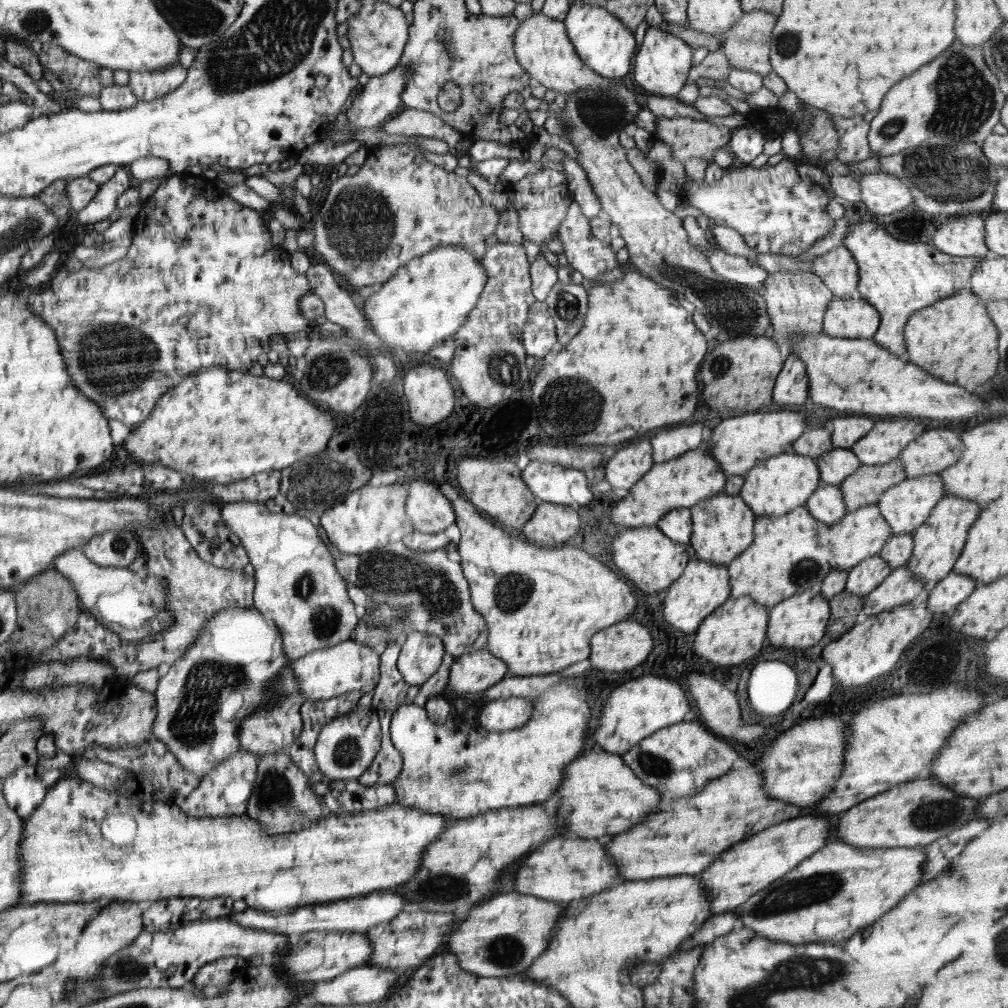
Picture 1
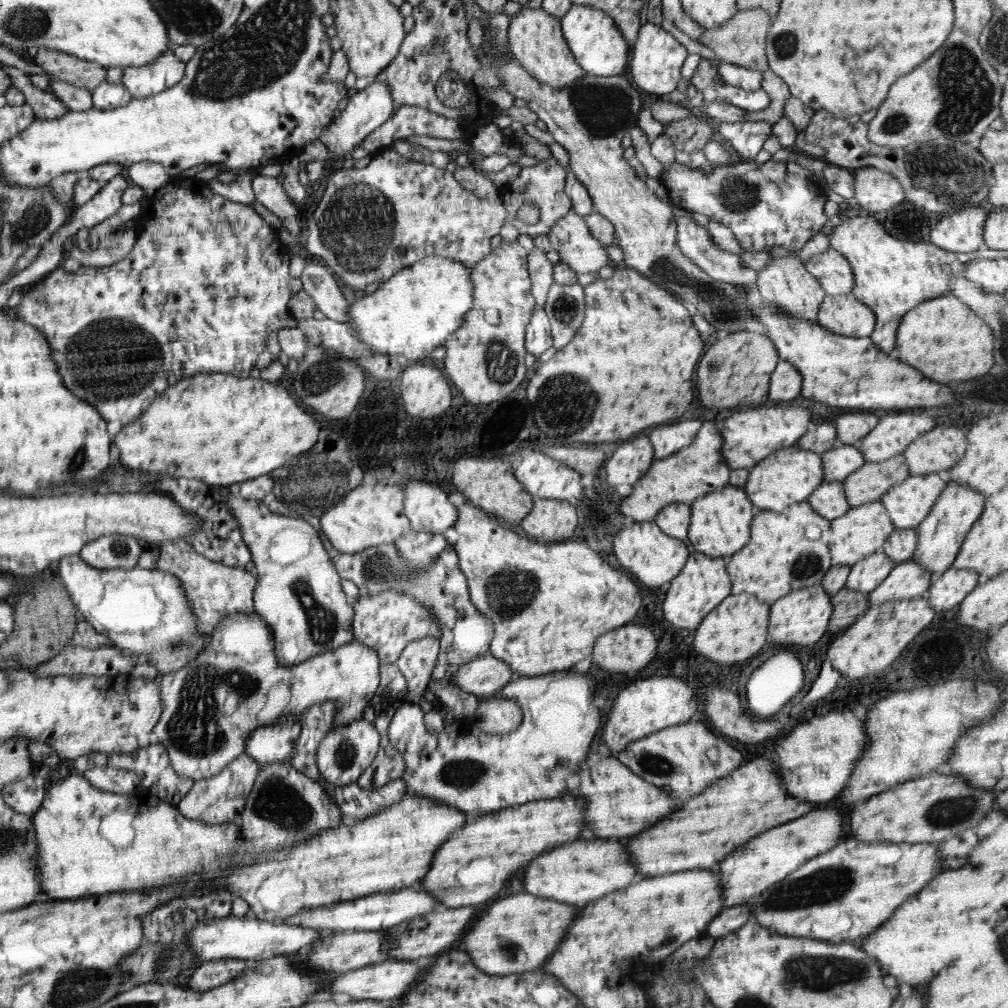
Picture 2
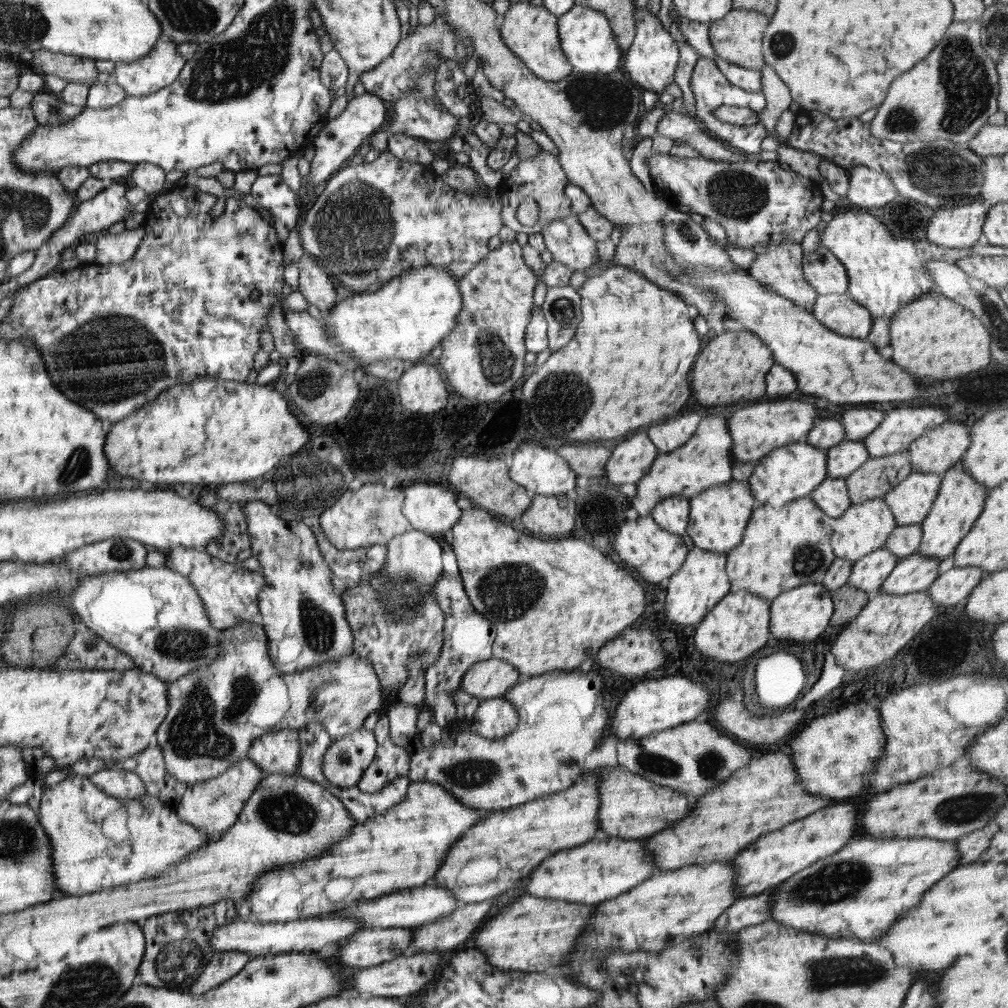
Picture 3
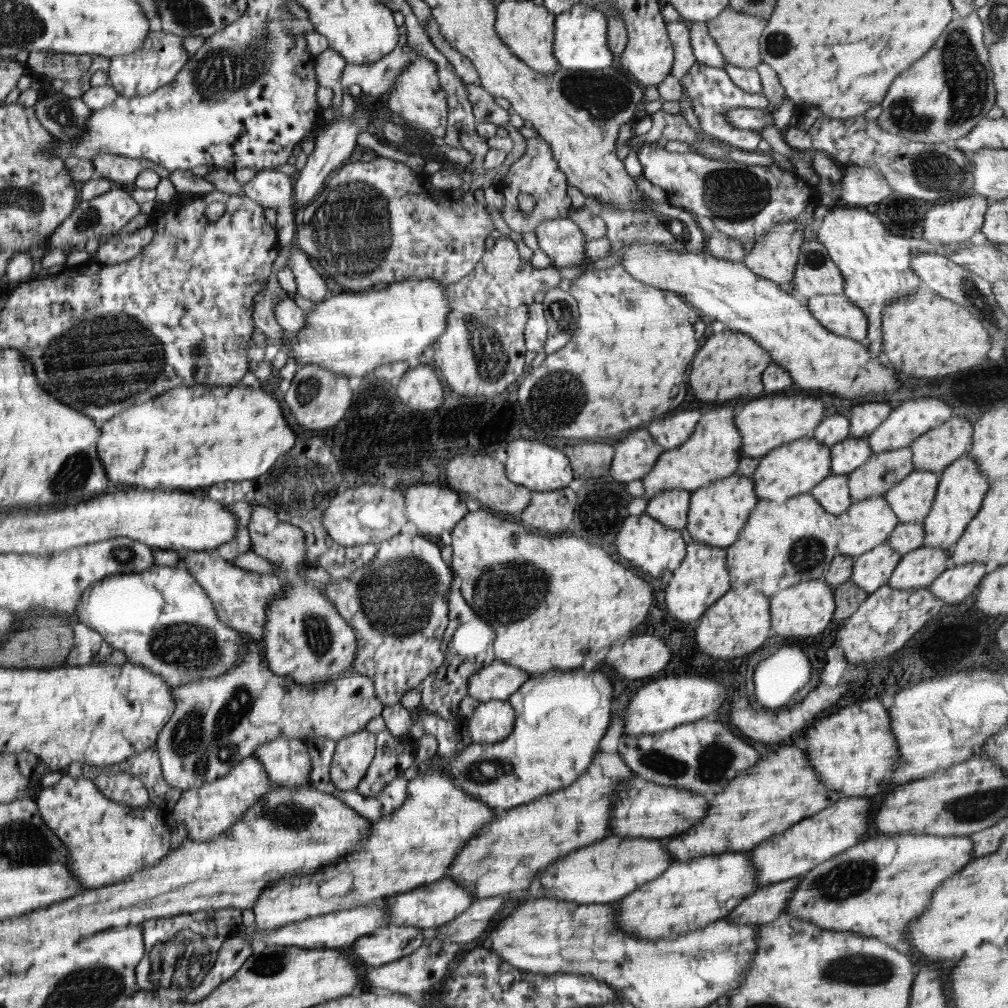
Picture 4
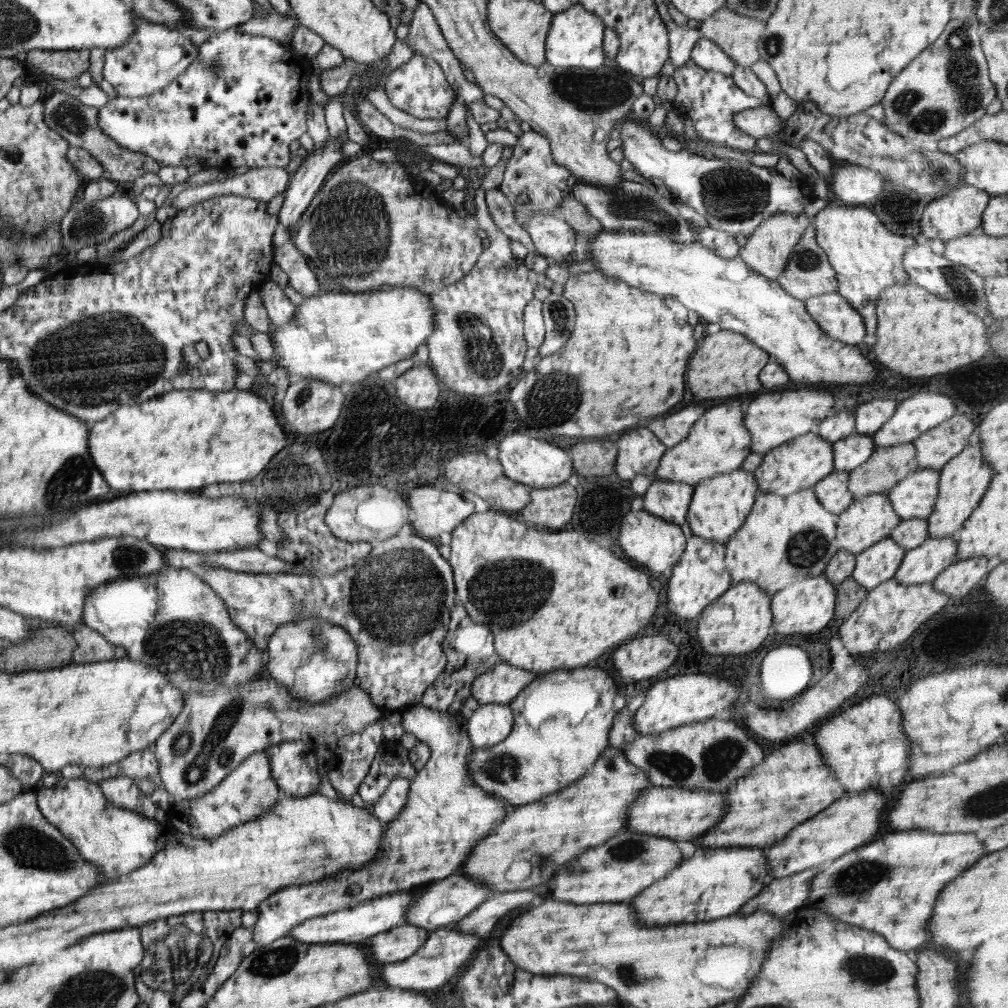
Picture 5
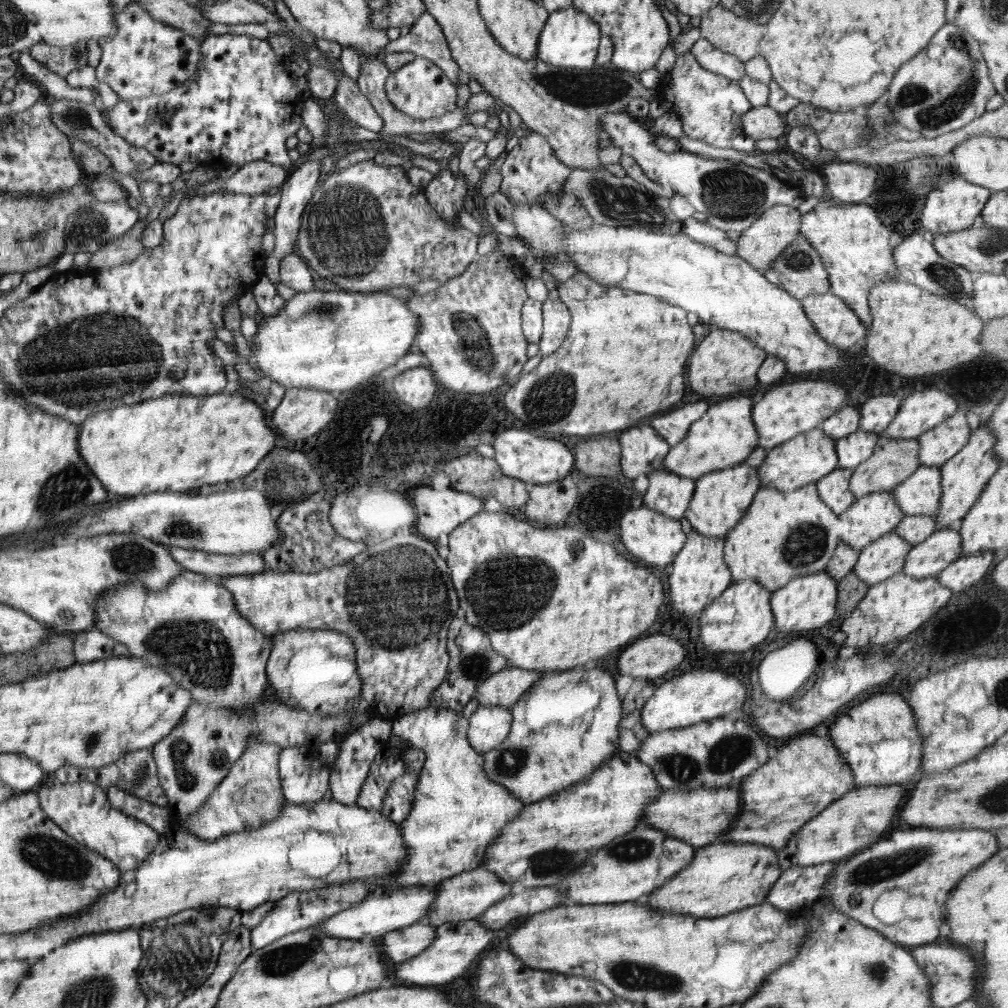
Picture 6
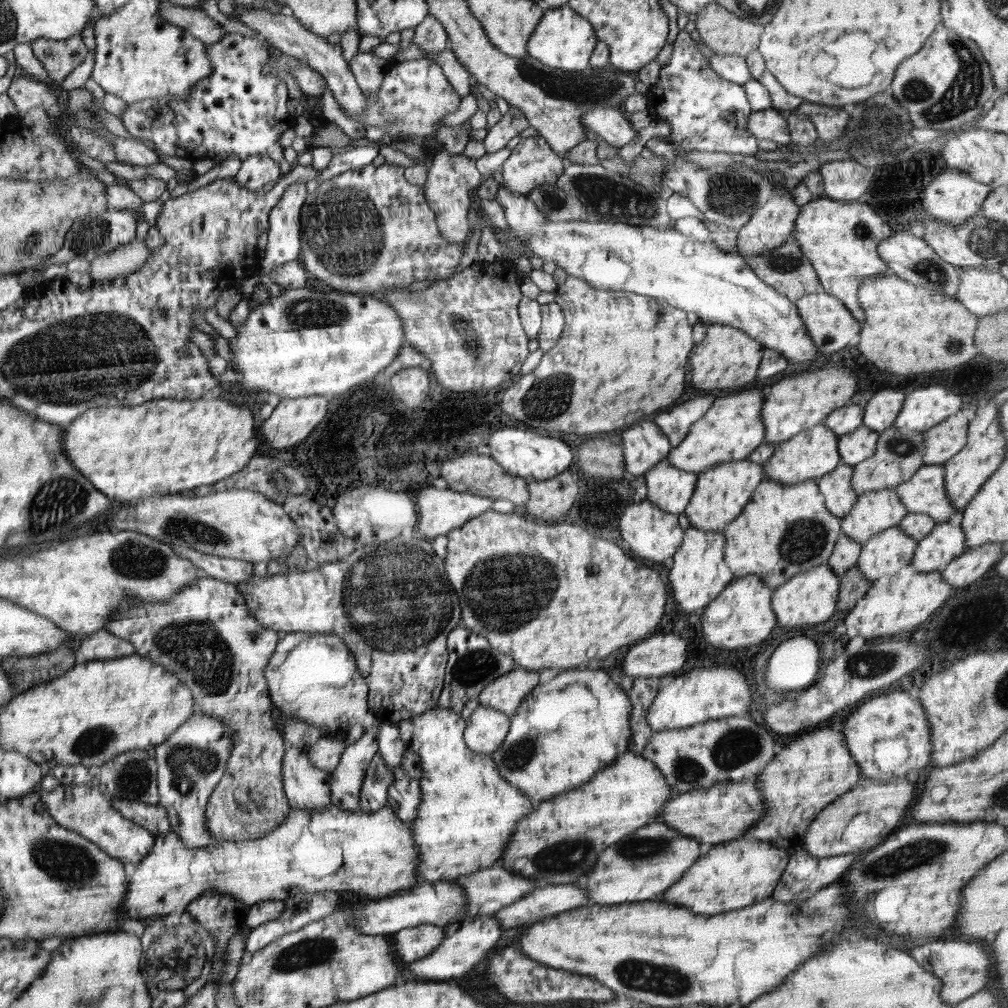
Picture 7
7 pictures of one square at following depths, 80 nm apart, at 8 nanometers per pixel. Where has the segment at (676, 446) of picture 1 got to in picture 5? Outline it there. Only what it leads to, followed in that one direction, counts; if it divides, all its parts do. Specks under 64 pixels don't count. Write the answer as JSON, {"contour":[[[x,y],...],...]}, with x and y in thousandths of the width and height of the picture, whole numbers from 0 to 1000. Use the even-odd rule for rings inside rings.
{"contour":[[[683,403],[661,415],[656,413],[653,417],[645,419],[643,426],[661,444],[668,444],[683,434],[687,423],[697,413],[696,409],[698,405],[694,403]]]}

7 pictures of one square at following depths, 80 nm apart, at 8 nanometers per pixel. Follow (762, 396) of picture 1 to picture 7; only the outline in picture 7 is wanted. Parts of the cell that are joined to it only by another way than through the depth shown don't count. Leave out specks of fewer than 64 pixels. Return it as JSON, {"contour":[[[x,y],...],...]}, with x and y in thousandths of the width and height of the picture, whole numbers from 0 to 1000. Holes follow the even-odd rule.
{"contour":[[[715,321],[702,322],[700,335],[688,345],[685,353],[685,373],[692,385],[698,387],[724,387],[736,385],[751,374],[758,344],[737,327]]]}

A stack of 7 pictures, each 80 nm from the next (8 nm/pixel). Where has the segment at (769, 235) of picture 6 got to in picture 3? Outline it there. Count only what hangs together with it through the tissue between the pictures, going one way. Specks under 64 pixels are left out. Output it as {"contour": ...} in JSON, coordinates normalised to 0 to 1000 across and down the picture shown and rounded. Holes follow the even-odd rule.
{"contour":[[[778,237],[770,242],[763,243],[760,248],[761,251],[753,252],[745,260],[745,263],[742,266],[743,272],[750,276],[752,280],[762,283],[774,294],[789,300],[792,304],[799,306],[802,310],[806,310],[806,303],[812,292],[811,290],[808,290],[808,287],[799,277],[796,268],[797,248],[794,241]]]}

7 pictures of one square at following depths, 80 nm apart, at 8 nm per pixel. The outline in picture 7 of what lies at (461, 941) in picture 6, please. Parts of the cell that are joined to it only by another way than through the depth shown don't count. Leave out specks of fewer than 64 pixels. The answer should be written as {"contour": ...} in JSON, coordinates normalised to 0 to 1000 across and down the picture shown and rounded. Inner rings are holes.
{"contour":[[[476,908],[460,912],[451,920],[442,923],[439,936],[431,942],[431,945],[415,953],[407,955],[407,964],[413,966],[417,972],[446,972],[460,968],[464,962],[480,954],[487,947],[486,942],[494,937],[494,932],[500,925],[500,920],[488,908]]]}

